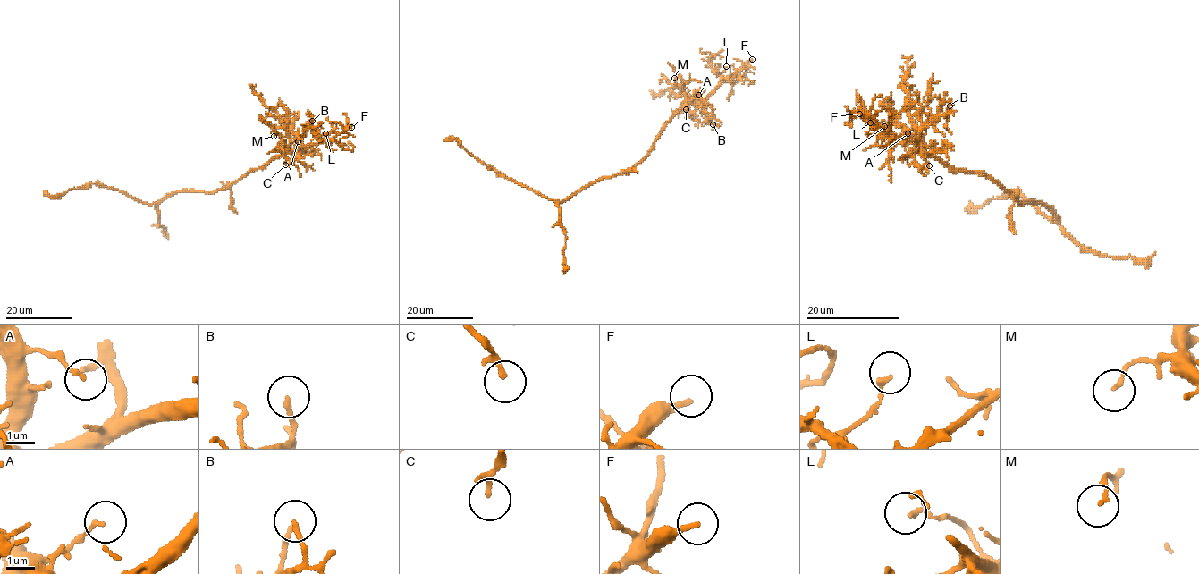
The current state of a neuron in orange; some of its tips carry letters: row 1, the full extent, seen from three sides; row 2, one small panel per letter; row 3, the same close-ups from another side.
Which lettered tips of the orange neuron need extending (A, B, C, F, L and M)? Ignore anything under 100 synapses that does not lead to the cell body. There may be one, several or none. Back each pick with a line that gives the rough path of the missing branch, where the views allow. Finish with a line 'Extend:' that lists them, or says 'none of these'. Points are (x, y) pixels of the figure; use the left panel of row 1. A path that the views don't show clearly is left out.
Extend: F

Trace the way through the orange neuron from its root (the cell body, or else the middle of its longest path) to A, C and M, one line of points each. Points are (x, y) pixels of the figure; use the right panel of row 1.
A: (1020, 203), (984, 175), (951, 172), (921, 147), (914, 129), (907, 133)
C: (1020, 203), (984, 175), (951, 172), (935, 157), (921, 156), (929, 165)
M: (1020, 203), (984, 175), (951, 172), (929, 156), (902, 126), (890, 122), (884, 126)

